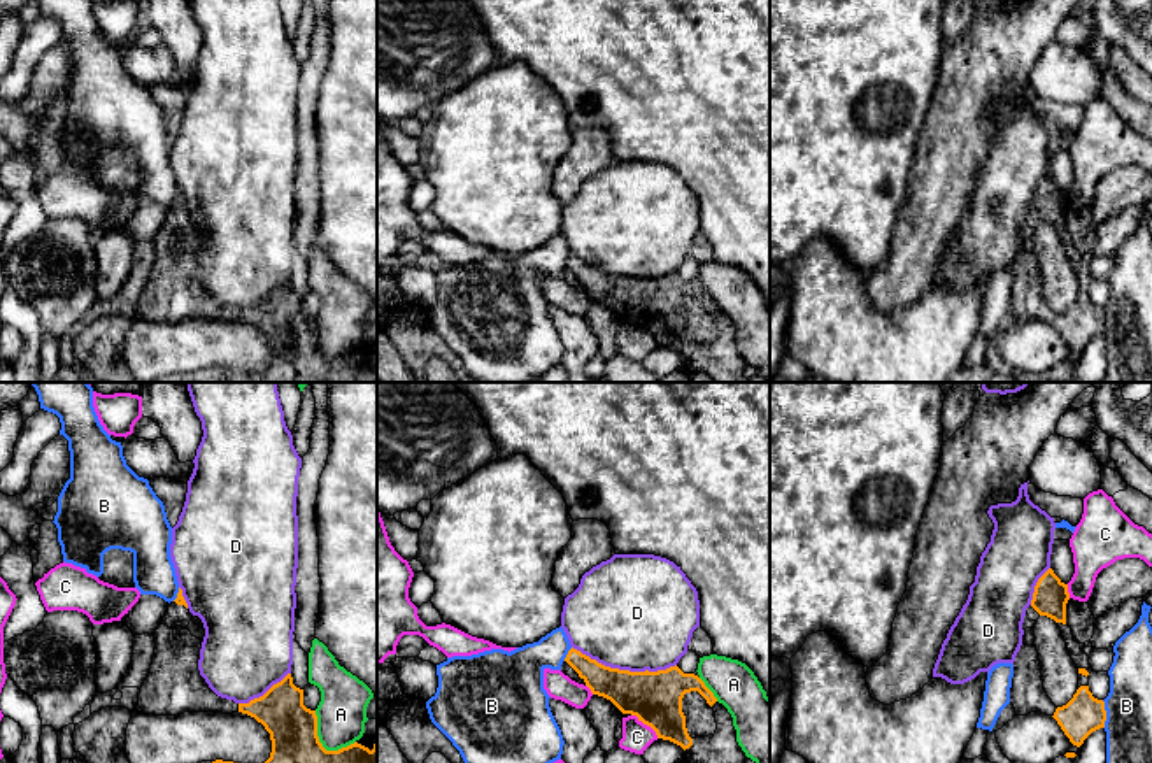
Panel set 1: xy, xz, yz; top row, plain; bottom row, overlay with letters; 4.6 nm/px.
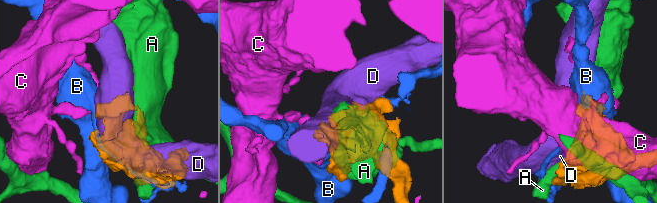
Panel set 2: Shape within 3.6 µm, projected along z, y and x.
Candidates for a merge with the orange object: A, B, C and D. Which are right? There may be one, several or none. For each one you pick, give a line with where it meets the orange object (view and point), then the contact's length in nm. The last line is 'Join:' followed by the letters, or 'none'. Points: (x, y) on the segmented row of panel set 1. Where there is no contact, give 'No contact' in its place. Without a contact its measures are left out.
Join: none

